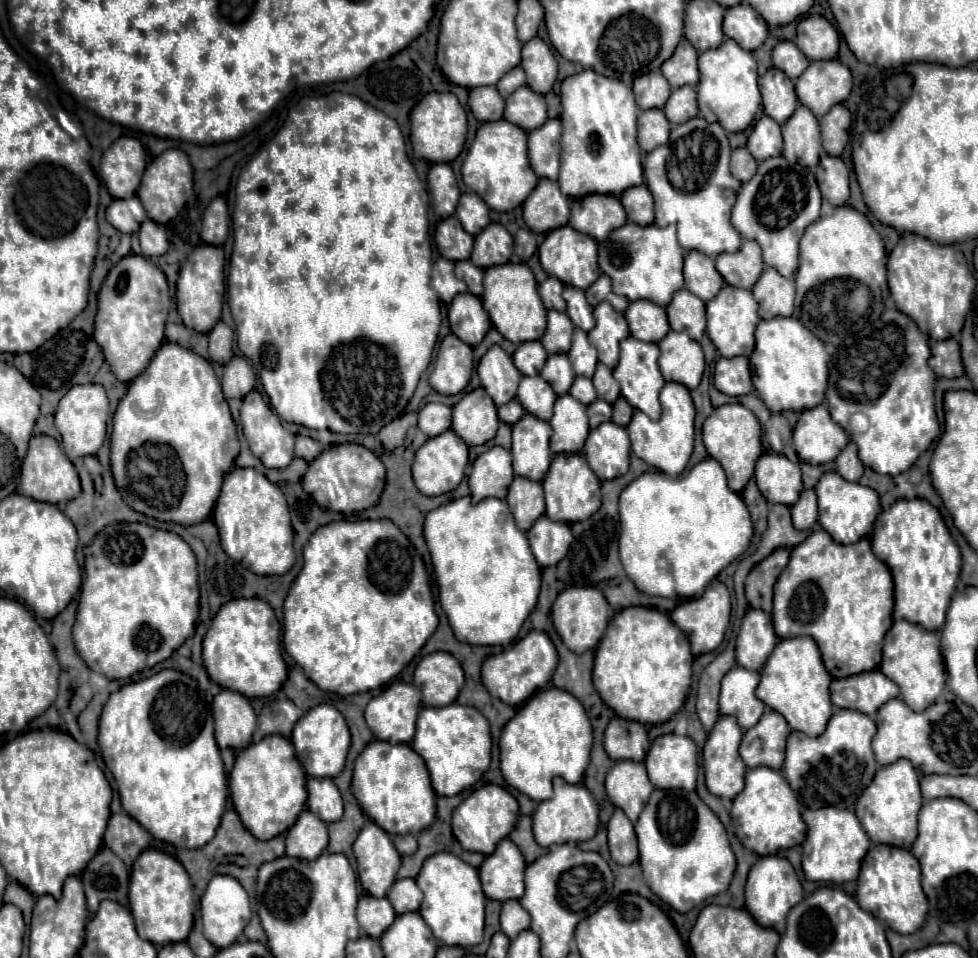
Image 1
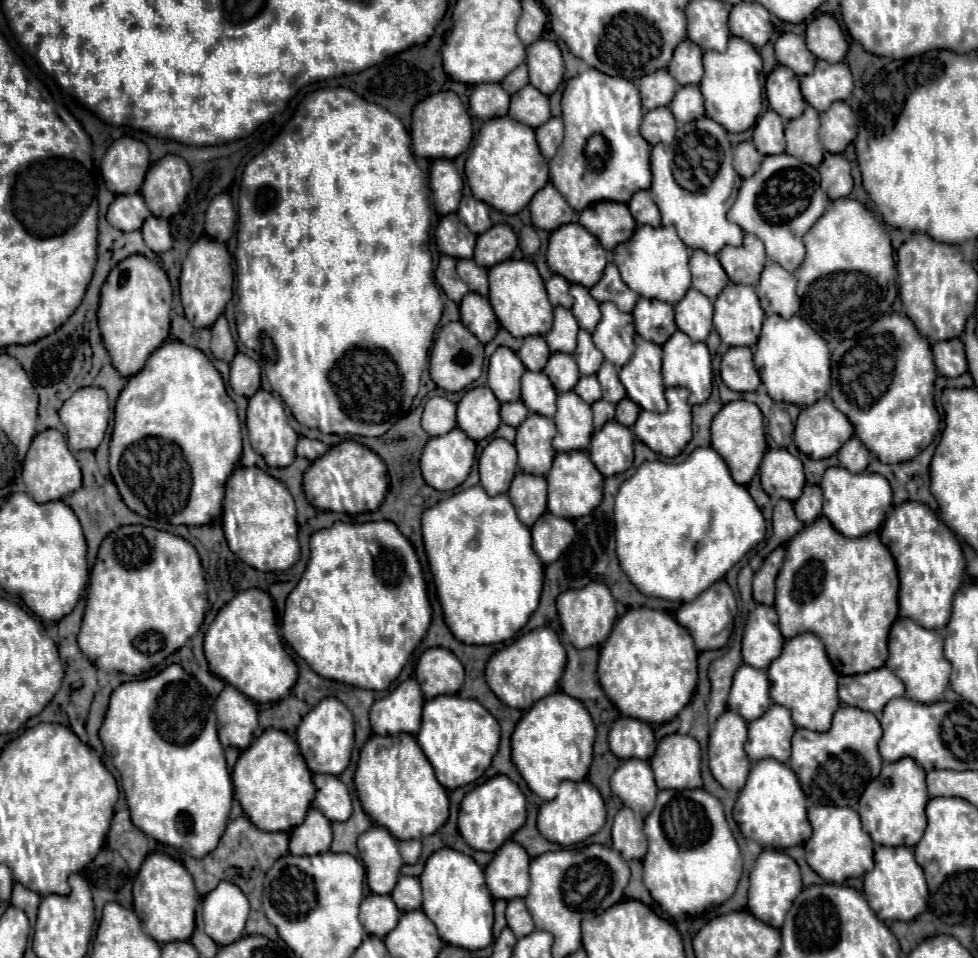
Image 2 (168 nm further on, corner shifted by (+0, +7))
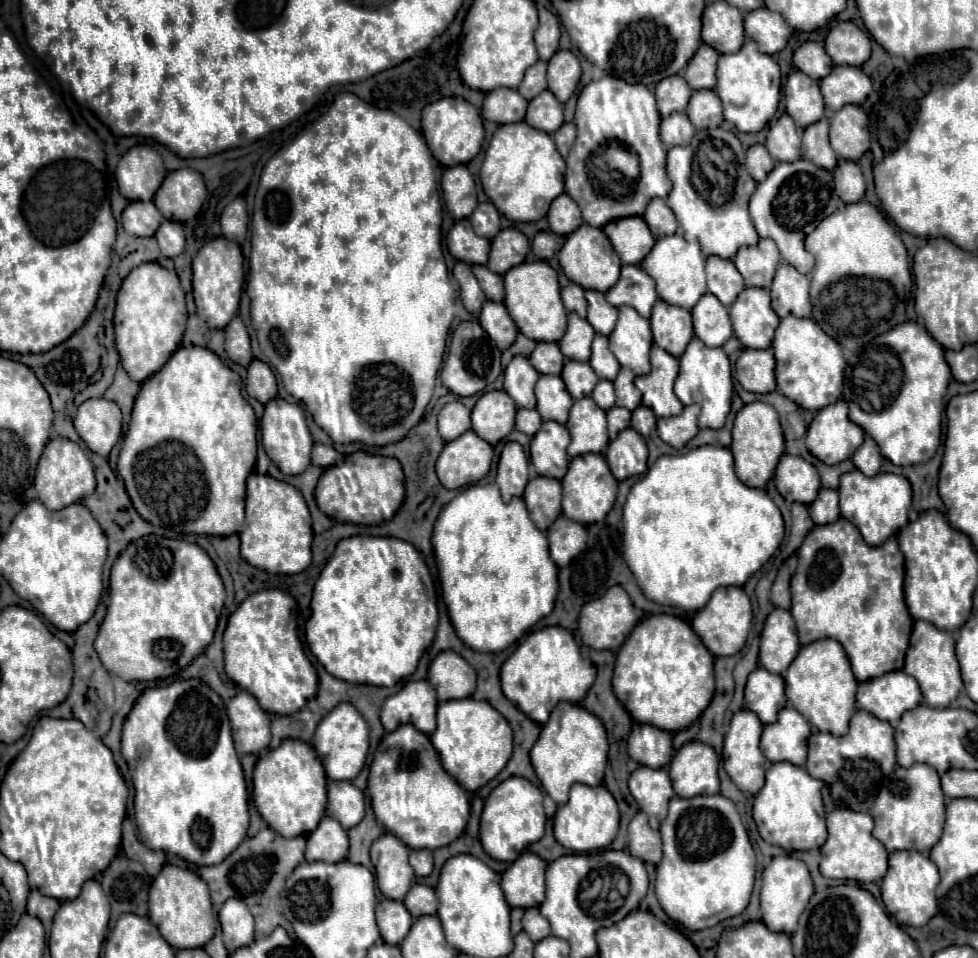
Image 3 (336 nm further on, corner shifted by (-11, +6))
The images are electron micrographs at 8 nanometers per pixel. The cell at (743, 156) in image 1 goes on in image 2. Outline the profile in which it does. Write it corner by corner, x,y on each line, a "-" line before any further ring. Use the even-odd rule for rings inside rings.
744,141
734,147
734,169
740,177
754,175
760,163
762,163
762,155
754,149
752,141

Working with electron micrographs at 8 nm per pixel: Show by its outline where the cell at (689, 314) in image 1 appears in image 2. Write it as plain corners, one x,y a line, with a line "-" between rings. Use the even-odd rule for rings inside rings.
688,289
686,297
678,305
674,305
674,311
676,325
680,331
690,335
692,341
706,341
706,337
714,329
714,305
706,295
702,295
696,289

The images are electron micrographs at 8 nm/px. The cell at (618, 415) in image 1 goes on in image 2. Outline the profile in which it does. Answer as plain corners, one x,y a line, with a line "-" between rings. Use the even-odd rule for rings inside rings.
624,397
618,405
616,405
616,421
626,425
626,427
632,427
634,421
638,419
638,413
640,413
640,407
630,401
628,397

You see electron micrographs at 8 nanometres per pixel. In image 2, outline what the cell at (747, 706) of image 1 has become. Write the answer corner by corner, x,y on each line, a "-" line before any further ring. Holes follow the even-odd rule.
740,665
728,695
728,707
740,713
746,721
754,721
762,717
762,713
766,713
766,709
772,705
768,689
770,679
766,671

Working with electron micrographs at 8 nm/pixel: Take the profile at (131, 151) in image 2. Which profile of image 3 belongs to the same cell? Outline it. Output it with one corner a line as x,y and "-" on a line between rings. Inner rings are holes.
137,144
129,148
117,164
115,178
119,192
127,200
151,200
165,178
165,166
159,152
151,146

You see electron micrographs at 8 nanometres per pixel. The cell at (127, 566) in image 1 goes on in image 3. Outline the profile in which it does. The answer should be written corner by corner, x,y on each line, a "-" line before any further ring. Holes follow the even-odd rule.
143,536
115,560
109,606
95,638
103,666
123,680
157,680
185,668
213,640
225,588
207,552
185,540

